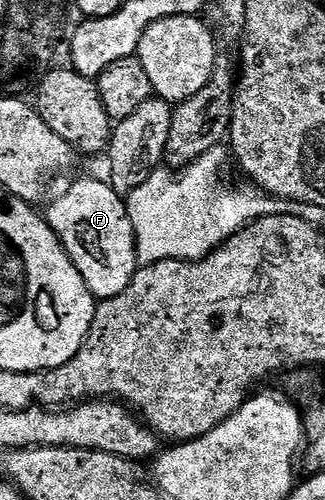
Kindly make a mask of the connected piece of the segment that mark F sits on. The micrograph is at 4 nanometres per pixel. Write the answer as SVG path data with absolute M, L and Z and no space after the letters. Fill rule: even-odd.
M77 180L47 211L47 219L51 230L61 240L61 245L65 247L66 254L71 258L71 262L83 274L83 282L91 290L91 294L98 301L107 298L115 298L115 294L123 294L131 282L131 278L136 274L139 261L137 258L137 235L133 232L131 218L126 201L118 192L113 189L113 185L101 180Z

